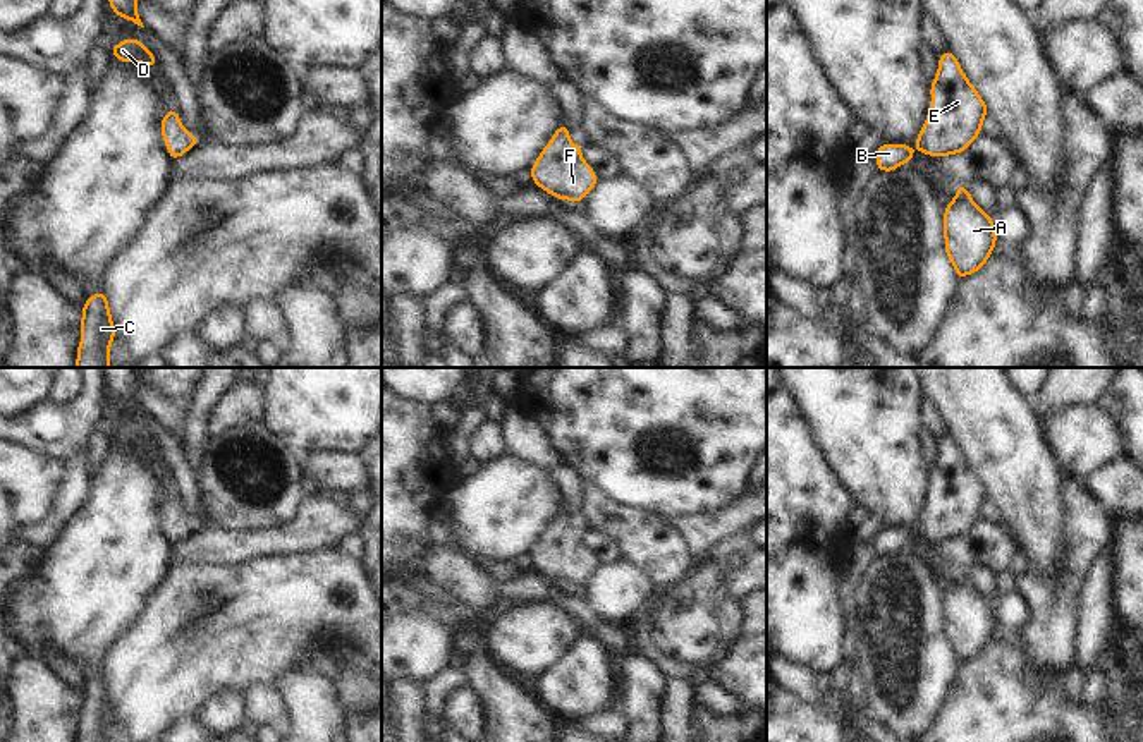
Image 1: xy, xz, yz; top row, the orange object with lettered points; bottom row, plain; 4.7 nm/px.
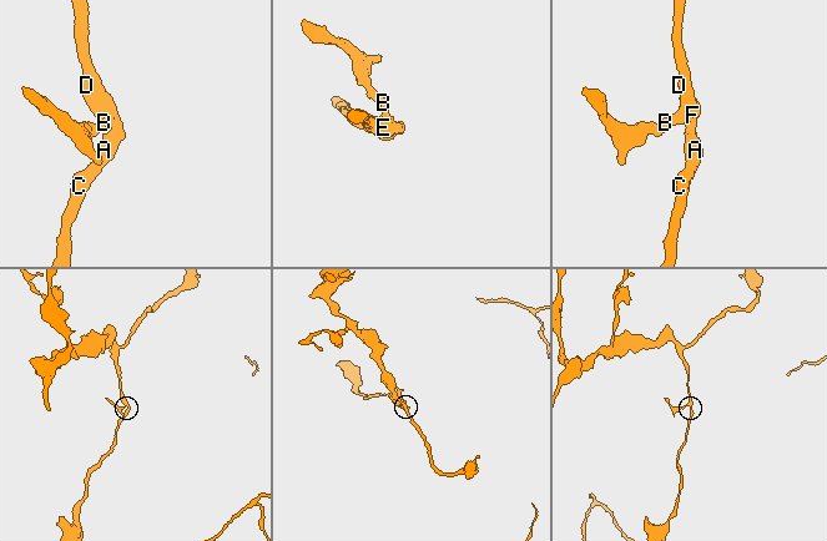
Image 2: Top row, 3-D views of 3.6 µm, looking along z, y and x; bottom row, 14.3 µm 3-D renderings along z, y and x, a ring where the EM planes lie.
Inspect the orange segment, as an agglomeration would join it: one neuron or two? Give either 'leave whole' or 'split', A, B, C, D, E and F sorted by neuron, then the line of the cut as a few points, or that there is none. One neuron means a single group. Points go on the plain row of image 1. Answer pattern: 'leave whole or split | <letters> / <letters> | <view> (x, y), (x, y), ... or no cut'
leave whole | A B C D E F | no cut

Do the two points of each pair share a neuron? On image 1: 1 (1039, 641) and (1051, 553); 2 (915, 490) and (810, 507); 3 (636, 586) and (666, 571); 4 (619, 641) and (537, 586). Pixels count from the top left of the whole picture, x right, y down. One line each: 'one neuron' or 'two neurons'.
1: two neurons
2: two neurons
3: two neurons
4: one neuron

